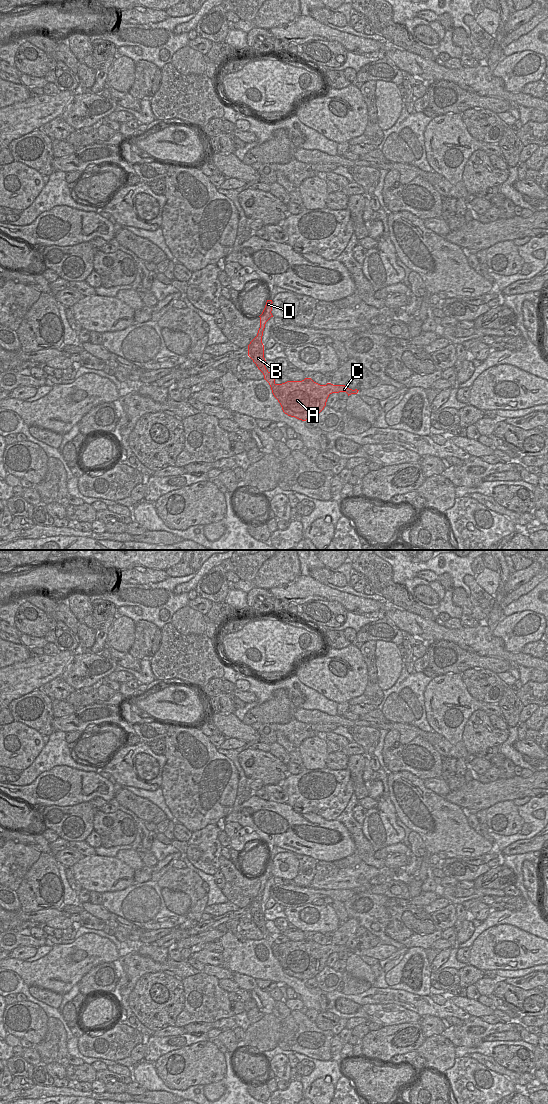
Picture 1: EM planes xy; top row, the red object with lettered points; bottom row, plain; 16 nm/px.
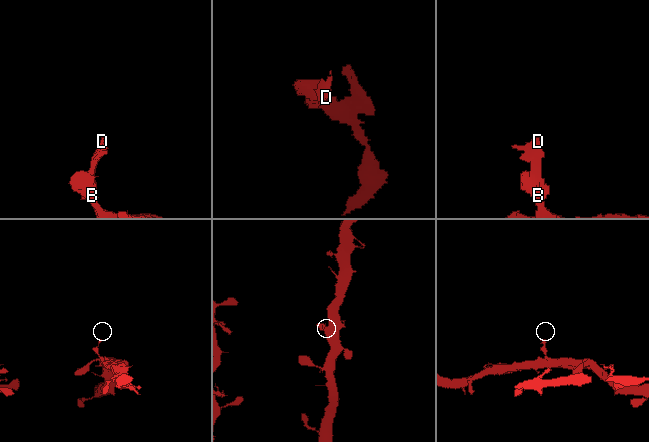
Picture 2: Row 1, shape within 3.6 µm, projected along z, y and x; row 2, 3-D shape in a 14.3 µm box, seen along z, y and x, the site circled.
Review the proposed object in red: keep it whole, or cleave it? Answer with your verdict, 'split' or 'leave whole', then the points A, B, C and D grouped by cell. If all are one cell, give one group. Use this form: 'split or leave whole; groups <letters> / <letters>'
leave whole; groups A B C D

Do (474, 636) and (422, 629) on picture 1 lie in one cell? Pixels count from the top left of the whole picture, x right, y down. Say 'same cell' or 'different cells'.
same cell

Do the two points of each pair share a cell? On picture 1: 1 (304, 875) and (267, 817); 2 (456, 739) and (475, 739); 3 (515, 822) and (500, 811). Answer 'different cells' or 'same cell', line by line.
1: different cells
2: different cells
3: same cell

